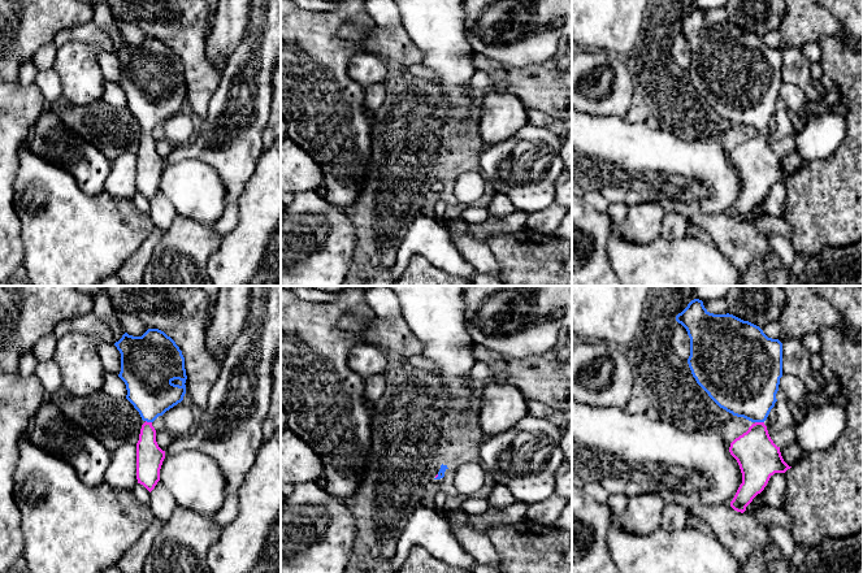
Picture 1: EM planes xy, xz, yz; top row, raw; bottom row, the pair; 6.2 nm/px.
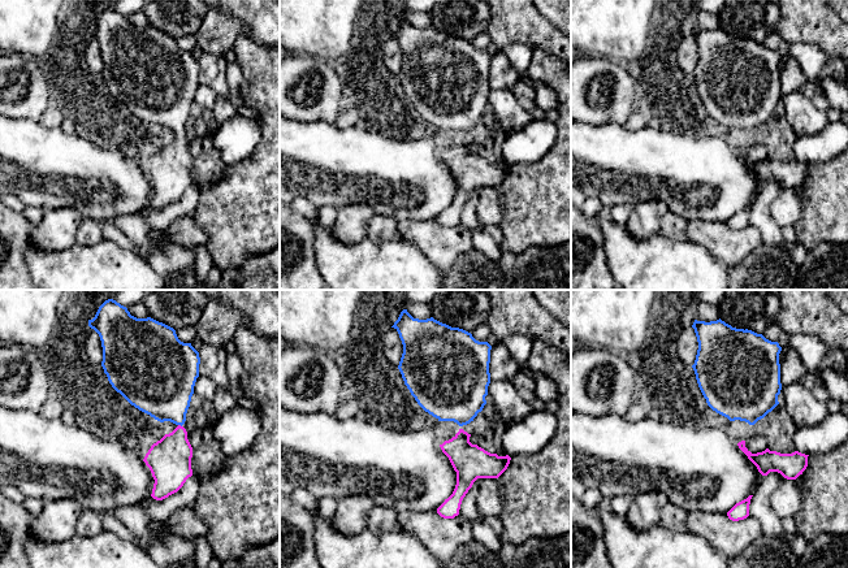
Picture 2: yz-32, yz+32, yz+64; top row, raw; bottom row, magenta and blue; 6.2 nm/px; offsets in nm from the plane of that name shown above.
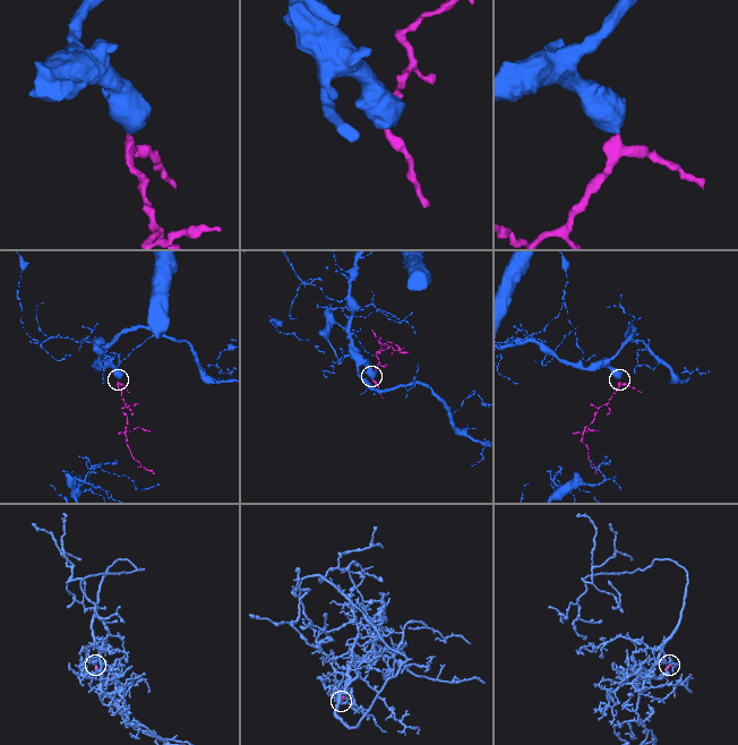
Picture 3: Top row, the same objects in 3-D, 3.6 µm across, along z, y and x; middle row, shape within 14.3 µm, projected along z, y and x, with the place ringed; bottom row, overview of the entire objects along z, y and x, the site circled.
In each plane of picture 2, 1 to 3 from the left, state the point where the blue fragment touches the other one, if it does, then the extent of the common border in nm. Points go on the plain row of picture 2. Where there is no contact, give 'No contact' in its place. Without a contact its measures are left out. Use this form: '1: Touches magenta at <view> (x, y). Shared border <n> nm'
1: Touches magenta at yz-32 (180, 134). Shared border 30 nm
2: No contact
3: No contact

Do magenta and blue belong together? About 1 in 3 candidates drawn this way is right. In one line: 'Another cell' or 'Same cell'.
Same cell

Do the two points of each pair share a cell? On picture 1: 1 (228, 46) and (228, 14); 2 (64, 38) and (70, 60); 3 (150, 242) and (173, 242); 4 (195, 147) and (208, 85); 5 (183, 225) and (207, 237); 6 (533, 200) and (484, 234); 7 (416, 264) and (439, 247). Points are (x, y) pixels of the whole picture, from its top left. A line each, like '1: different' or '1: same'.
1: same
2: different
3: different
4: different
5: same
6: different
7: different

